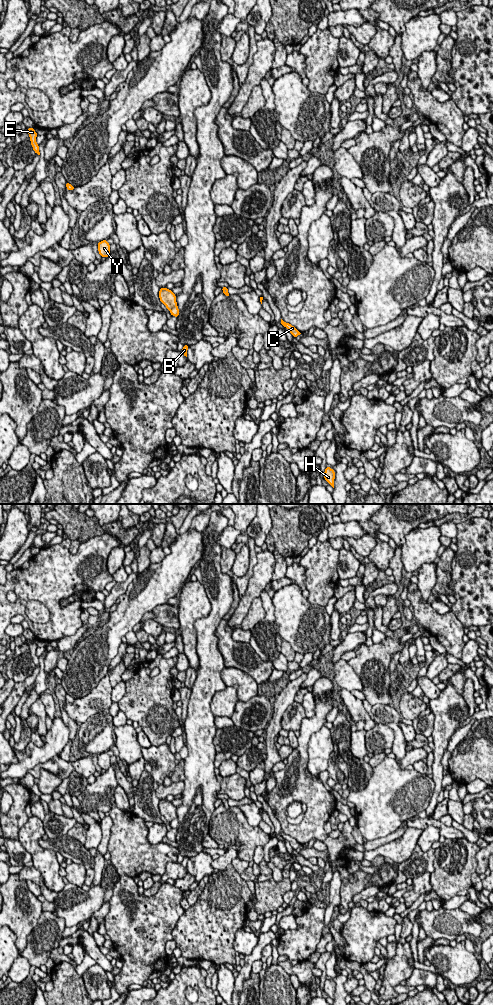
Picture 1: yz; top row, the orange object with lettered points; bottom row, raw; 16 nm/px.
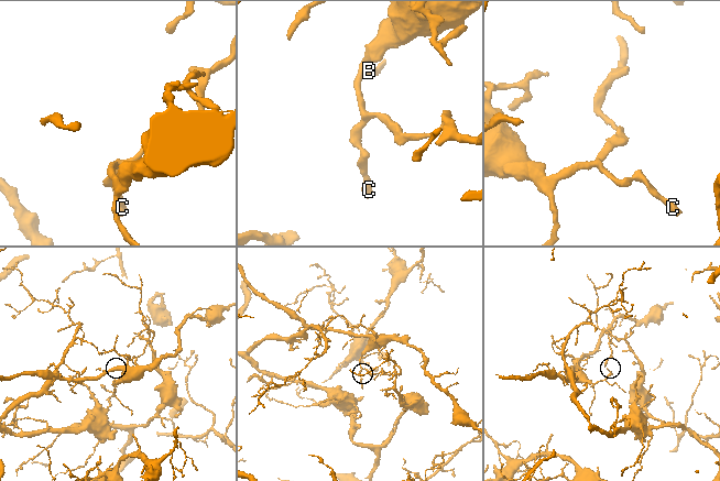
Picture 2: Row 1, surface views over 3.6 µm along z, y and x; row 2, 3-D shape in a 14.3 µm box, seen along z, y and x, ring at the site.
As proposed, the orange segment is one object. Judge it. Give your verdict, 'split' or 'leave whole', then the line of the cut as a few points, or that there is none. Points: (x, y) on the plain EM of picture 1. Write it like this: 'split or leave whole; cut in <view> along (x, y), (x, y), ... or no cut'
split; cut in yz along (176, 816), (170, 822)

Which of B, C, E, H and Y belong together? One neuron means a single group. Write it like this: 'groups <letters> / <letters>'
groups B C E H / Y

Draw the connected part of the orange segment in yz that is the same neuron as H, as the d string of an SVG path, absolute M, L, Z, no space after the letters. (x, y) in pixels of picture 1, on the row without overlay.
M329 978L324 983L324 991L334 1000L335 983Z

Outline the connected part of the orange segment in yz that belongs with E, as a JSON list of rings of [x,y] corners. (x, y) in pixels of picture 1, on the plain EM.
[[[27,640],[27,641],[28,641],[28,646],[30,649],[30,653],[31,653],[31,657],[33,659],[33,662],[36,666],[40,667],[39,657],[36,655],[36,649],[38,646],[35,644],[34,640]]]

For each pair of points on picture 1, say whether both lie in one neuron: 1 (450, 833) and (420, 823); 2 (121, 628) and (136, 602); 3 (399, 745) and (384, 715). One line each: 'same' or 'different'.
1: same
2: same
3: same

